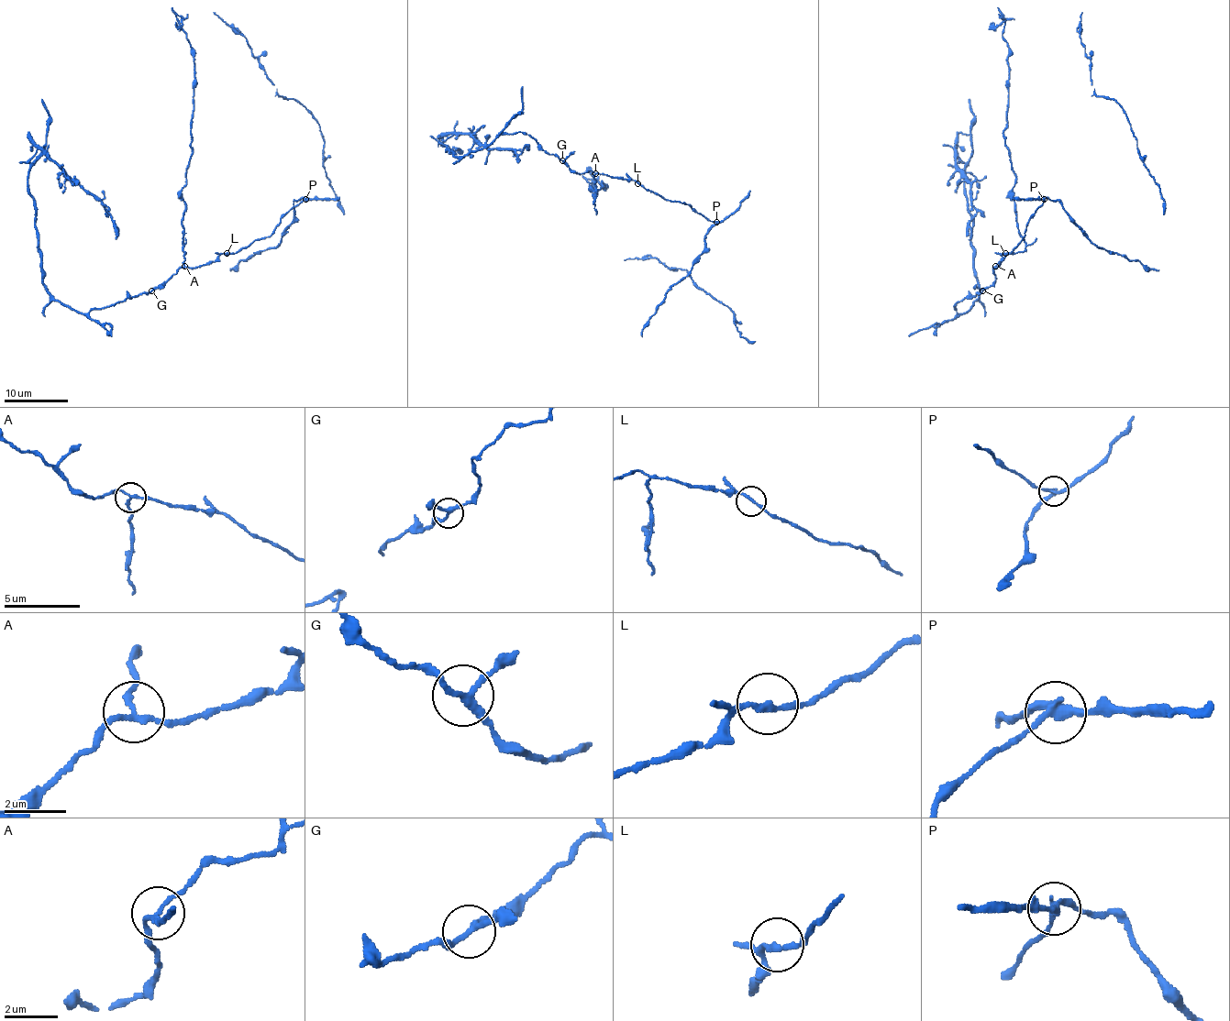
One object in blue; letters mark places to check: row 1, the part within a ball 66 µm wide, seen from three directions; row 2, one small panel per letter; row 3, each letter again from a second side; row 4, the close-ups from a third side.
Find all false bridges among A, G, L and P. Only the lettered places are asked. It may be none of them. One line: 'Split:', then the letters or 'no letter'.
Split: A, P

